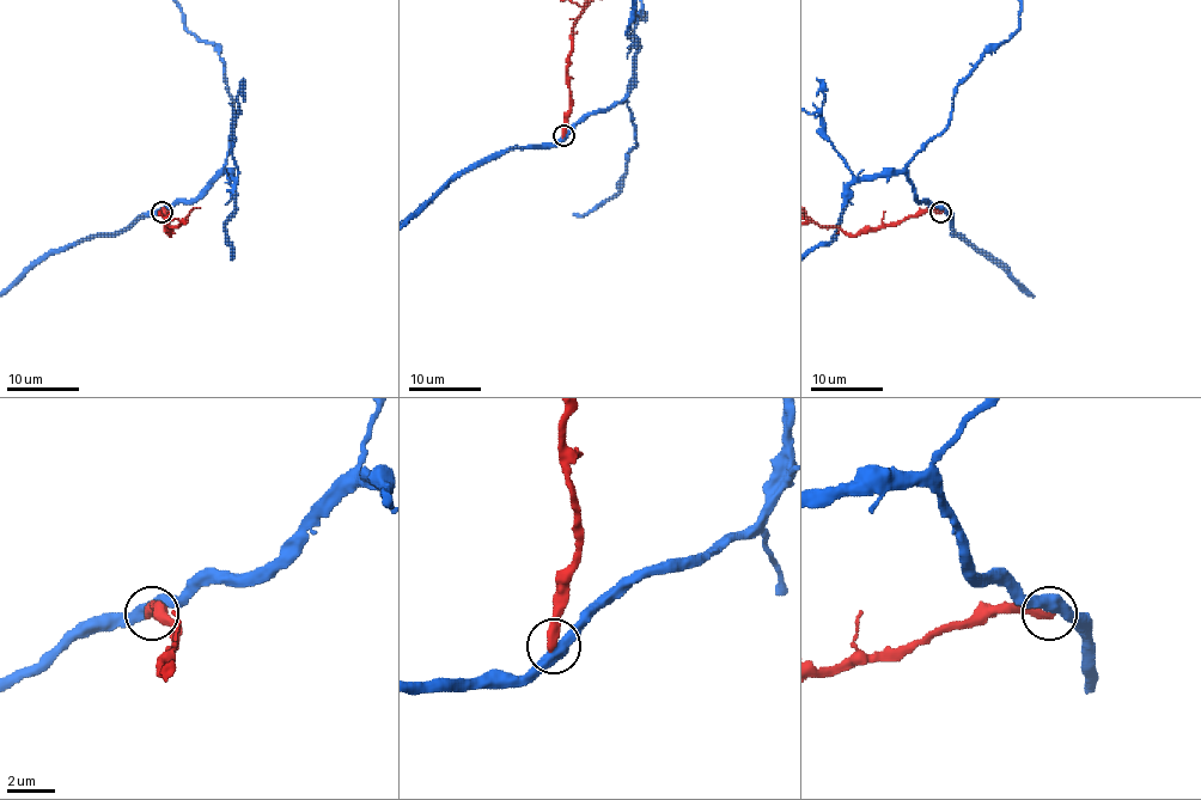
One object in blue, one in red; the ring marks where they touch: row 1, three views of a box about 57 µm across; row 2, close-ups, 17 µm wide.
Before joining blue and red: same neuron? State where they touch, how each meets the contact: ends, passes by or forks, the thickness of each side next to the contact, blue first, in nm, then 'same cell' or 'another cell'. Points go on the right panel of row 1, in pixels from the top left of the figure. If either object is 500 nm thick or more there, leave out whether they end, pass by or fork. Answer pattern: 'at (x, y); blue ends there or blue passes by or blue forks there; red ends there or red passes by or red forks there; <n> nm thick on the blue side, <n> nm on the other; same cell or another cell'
at (940, 212); blue passes by; red ends there; 480 nm thick on the blue side, 400 nm on the other; another cell

